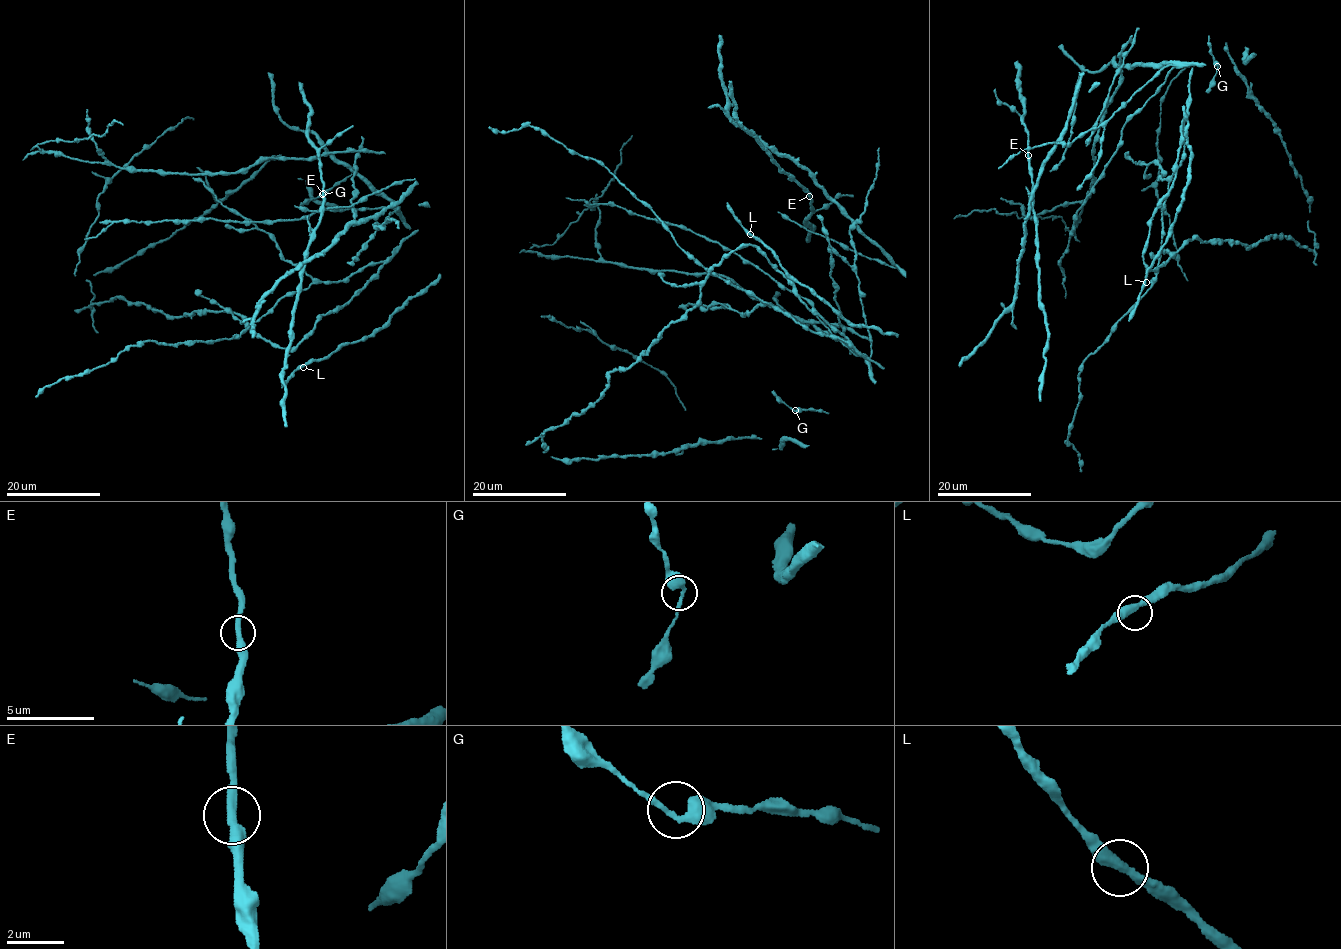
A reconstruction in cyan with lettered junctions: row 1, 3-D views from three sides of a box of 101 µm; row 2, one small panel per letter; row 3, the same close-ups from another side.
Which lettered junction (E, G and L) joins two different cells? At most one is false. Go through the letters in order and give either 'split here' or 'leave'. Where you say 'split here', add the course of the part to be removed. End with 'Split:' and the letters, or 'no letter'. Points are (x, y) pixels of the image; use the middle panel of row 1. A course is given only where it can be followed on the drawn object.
E: leave
G: leave
L: leave
Split: no letter

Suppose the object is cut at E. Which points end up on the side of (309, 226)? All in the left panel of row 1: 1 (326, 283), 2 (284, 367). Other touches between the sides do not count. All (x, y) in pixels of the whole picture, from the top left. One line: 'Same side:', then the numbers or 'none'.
Same side: 2

